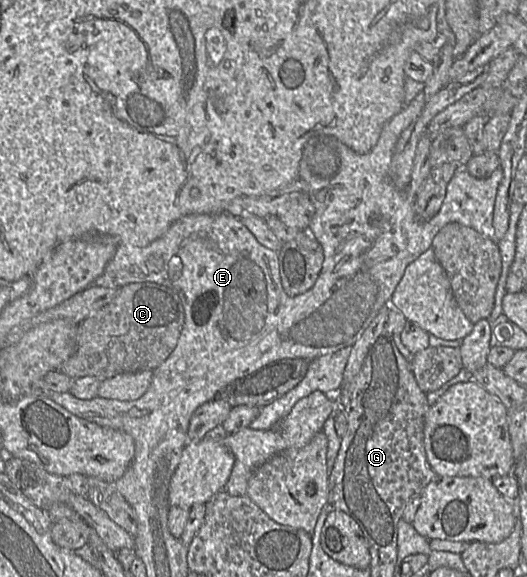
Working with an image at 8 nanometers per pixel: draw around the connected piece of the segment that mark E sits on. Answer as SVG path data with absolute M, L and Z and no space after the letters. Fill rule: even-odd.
M421 92L411 103L406 105L400 111L400 113L392 117L384 125L377 144L367 154L358 154L354 152L335 137L318 137L314 139L313 146L310 145L304 149L299 165L299 179L301 182L306 184L305 194L309 196L314 206L314 216L309 227L310 232L312 236L320 243L324 252L324 261L319 277L313 288L304 294L298 295L296 297L289 297L285 293L281 284L278 253L262 246L238 218L225 212L219 212L215 214L190 214L183 216L175 223L173 223L162 237L151 242L145 247L119 245L116 254L105 267L103 274L95 280L93 284L94 286L111 289L119 289L132 283L153 282L165 285L167 287L171 287L180 295L185 309L185 323L176 347L168 356L168 358L153 370L151 384L147 391L140 398L133 401L120 401L102 397L79 399L74 397L69 392L59 393L53 391L44 391L44 394L49 399L64 407L67 411L74 414L75 416L87 421L94 422L100 426L124 431L132 436L135 443L134 459L125 473L119 479L113 482L113 485L130 504L137 517L138 530L134 539L139 539L141 544L145 544L146 547L154 547L154 545L158 545L158 542L160 542L159 537L162 536L161 532L164 530L164 519L167 518L167 509L169 507L170 480L180 462L184 448L189 443L189 422L193 413L199 406L214 400L218 392L232 381L250 374L271 363L289 359L304 359L312 361L325 355L334 354L344 348L351 348L363 335L365 330L378 315L379 311L385 305L389 305L389 300L391 299L394 290L403 277L407 266L431 248L434 237L447 224L459 223L474 229L485 238L491 239L492 241L496 240L495 229L493 226L493 215L497 189L502 179L502 170L500 168L497 168L491 174L491 176L484 179L472 176L466 168L460 168L457 170L447 185L446 195L439 212L432 219L426 222L419 220L416 216L414 211L414 203L412 200L410 200L408 192L400 191L391 182L389 178L389 169L398 139L400 138L401 133L421 115L425 104L426 99L424 93ZM157 258L164 260L164 268L162 271L155 269L154 267L154 260Z

